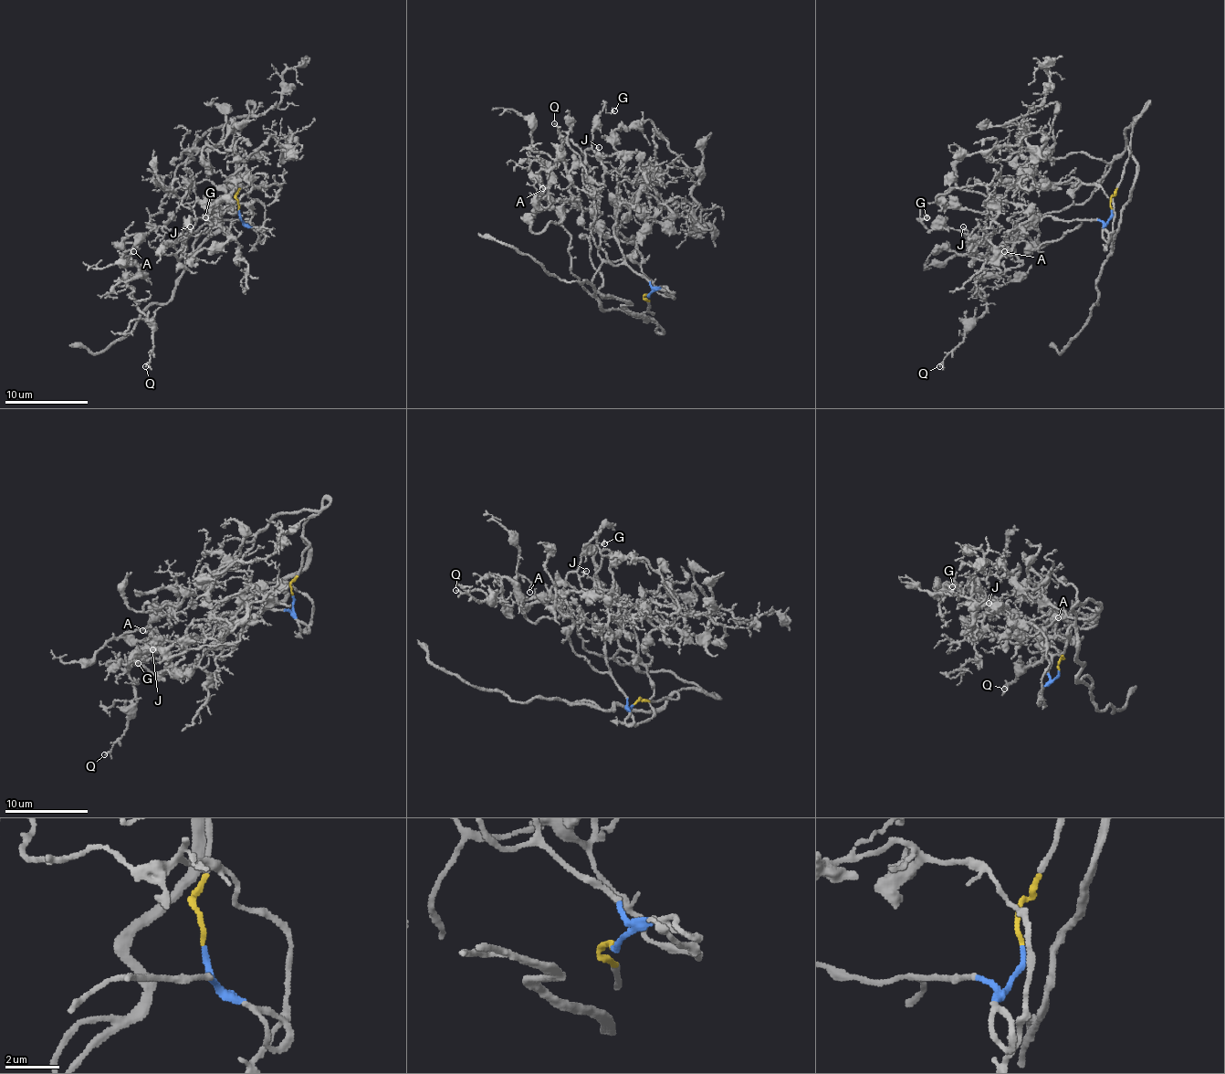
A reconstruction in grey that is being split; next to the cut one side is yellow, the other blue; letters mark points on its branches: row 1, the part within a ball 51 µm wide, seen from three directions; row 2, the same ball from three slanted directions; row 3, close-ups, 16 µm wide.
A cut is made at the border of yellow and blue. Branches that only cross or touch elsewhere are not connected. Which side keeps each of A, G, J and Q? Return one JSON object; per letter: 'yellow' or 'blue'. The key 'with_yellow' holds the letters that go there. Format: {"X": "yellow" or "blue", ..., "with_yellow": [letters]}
{"A": "yellow", "G": "blue", "J": "blue", "Q": "yellow", "with_yellow": ["A", "Q"]}

